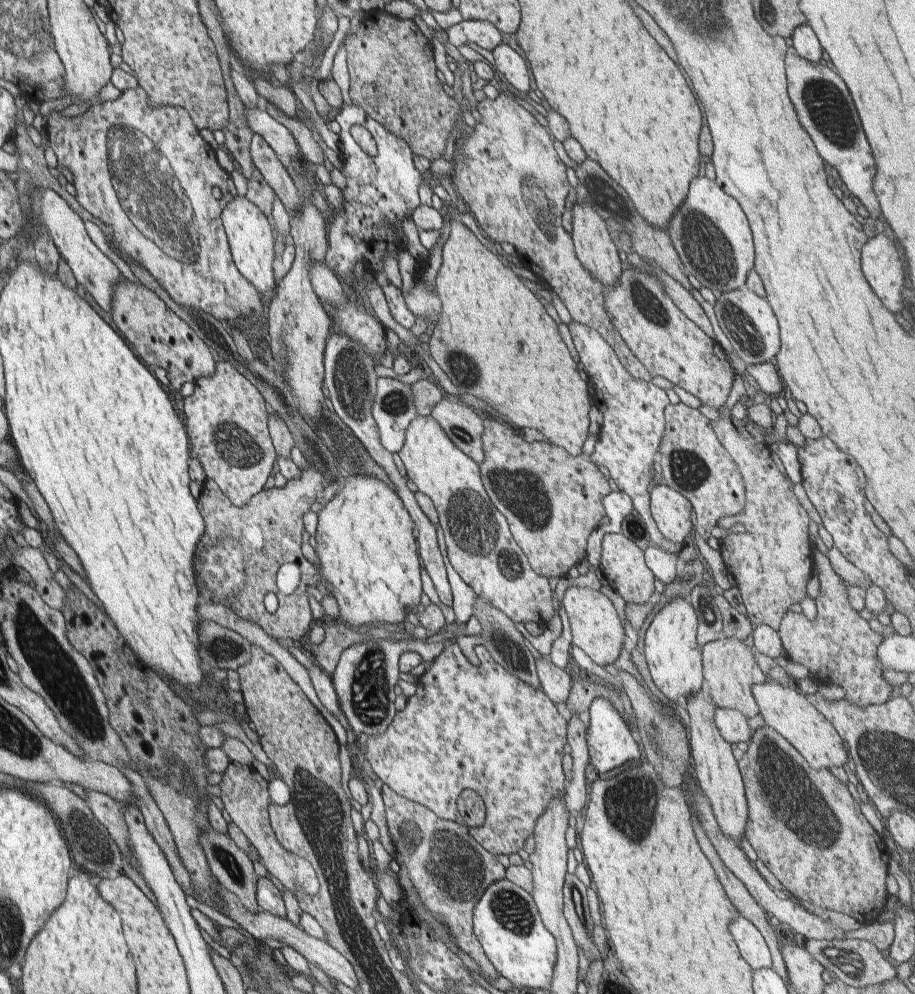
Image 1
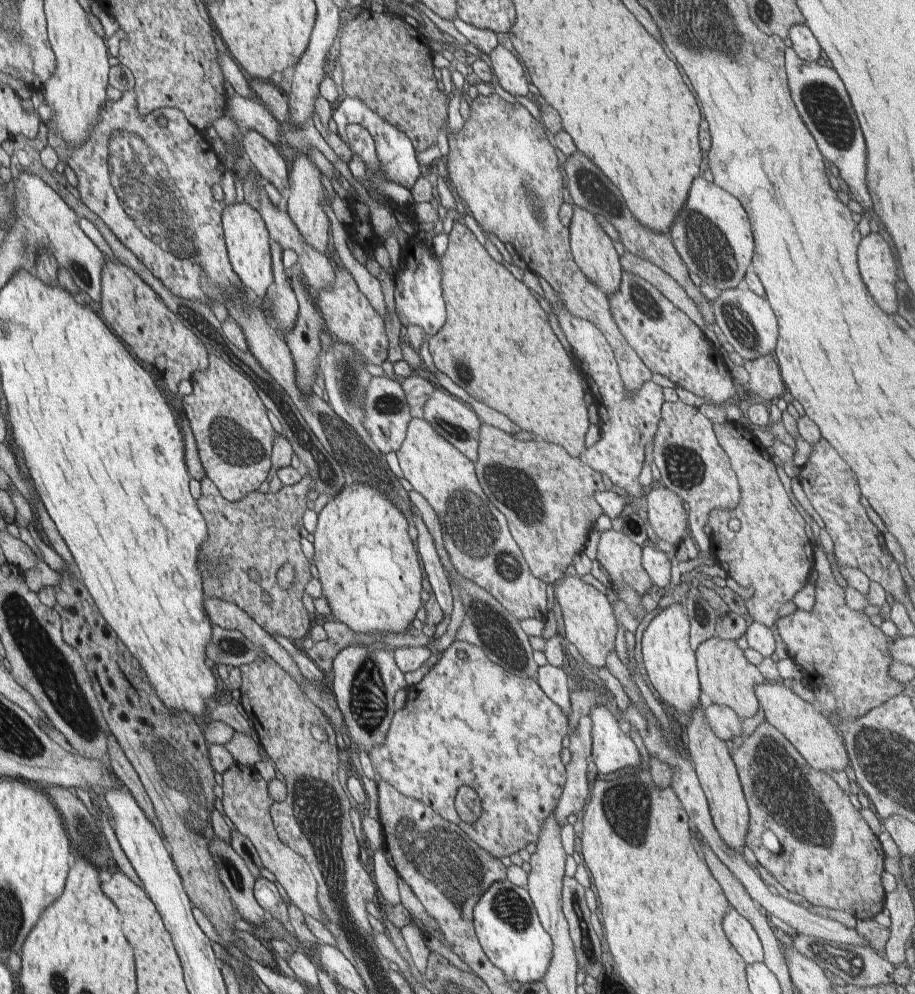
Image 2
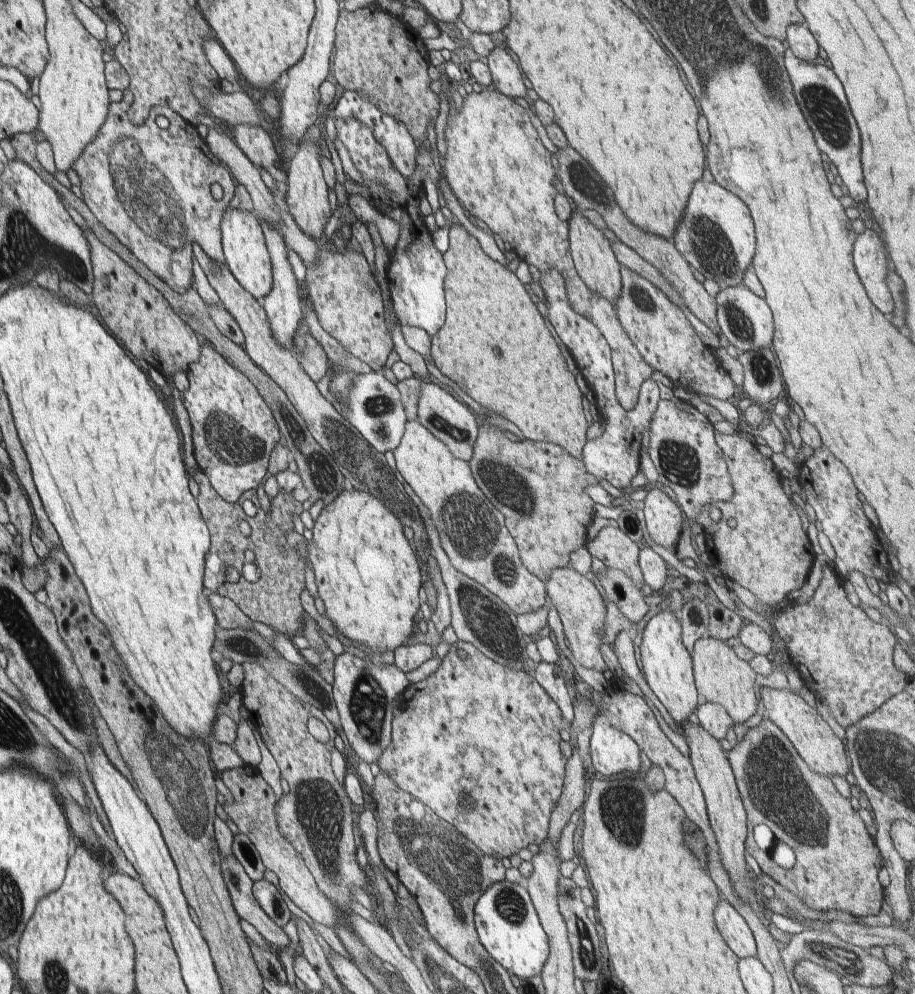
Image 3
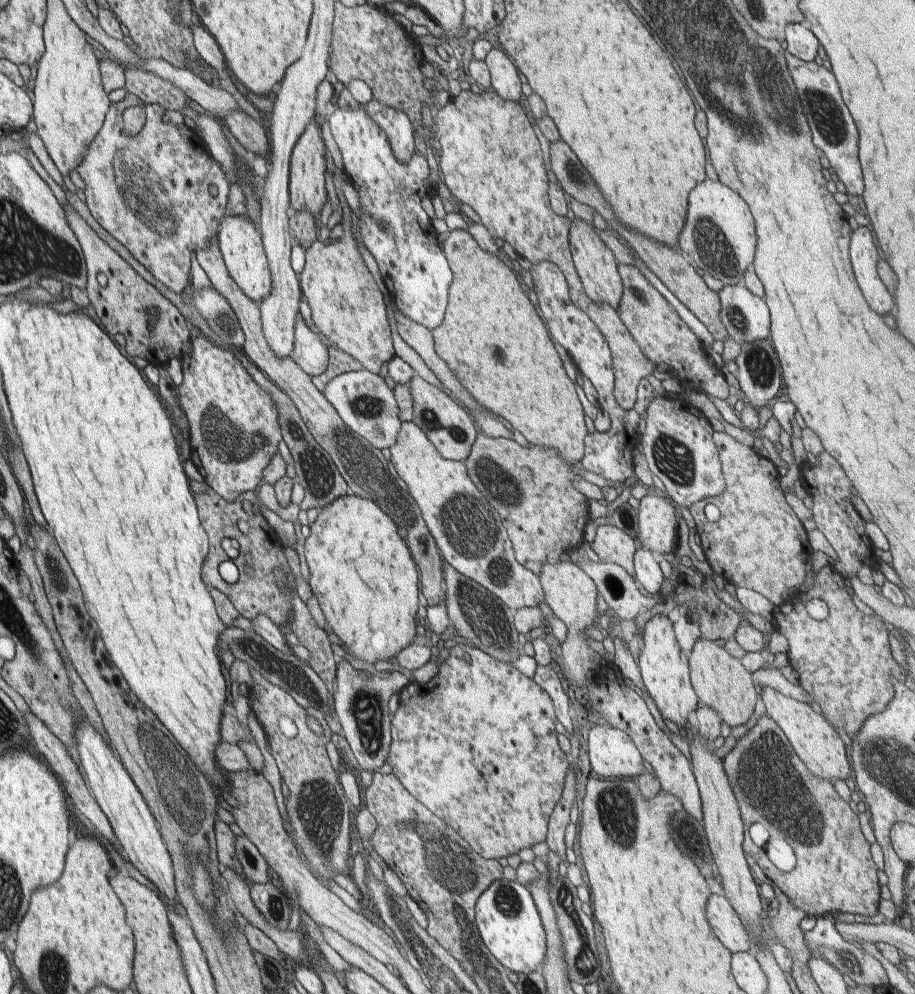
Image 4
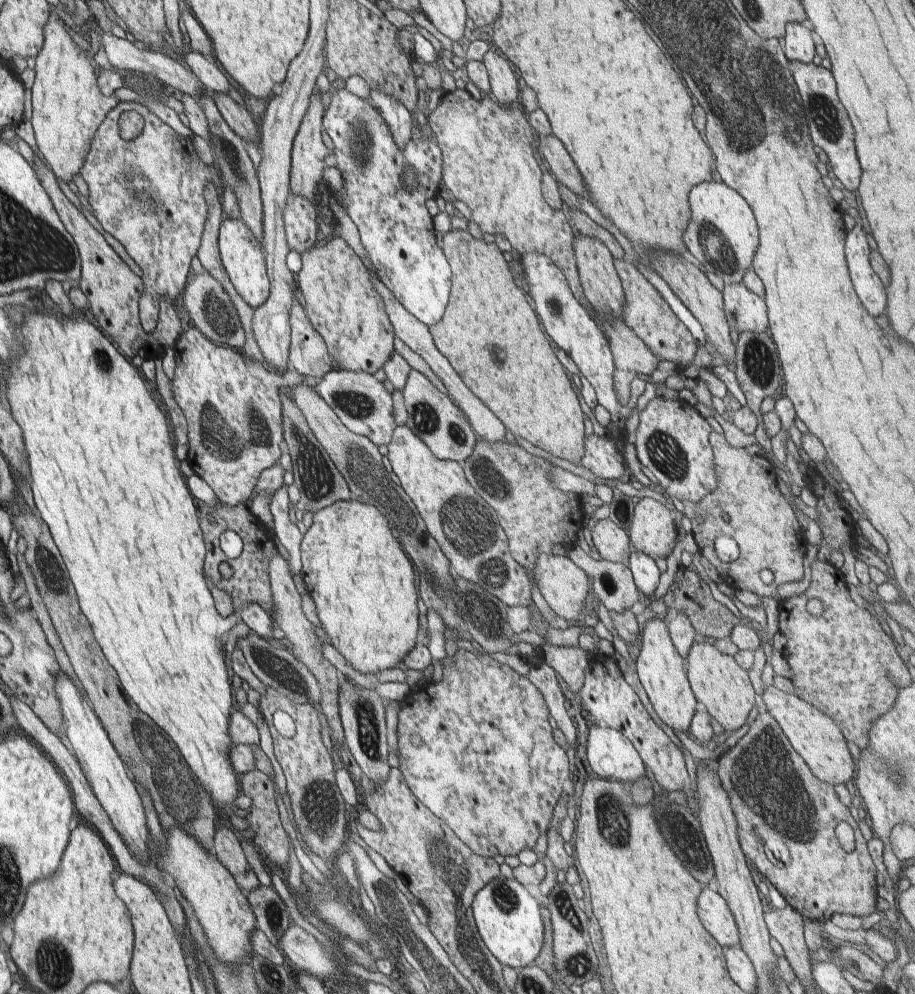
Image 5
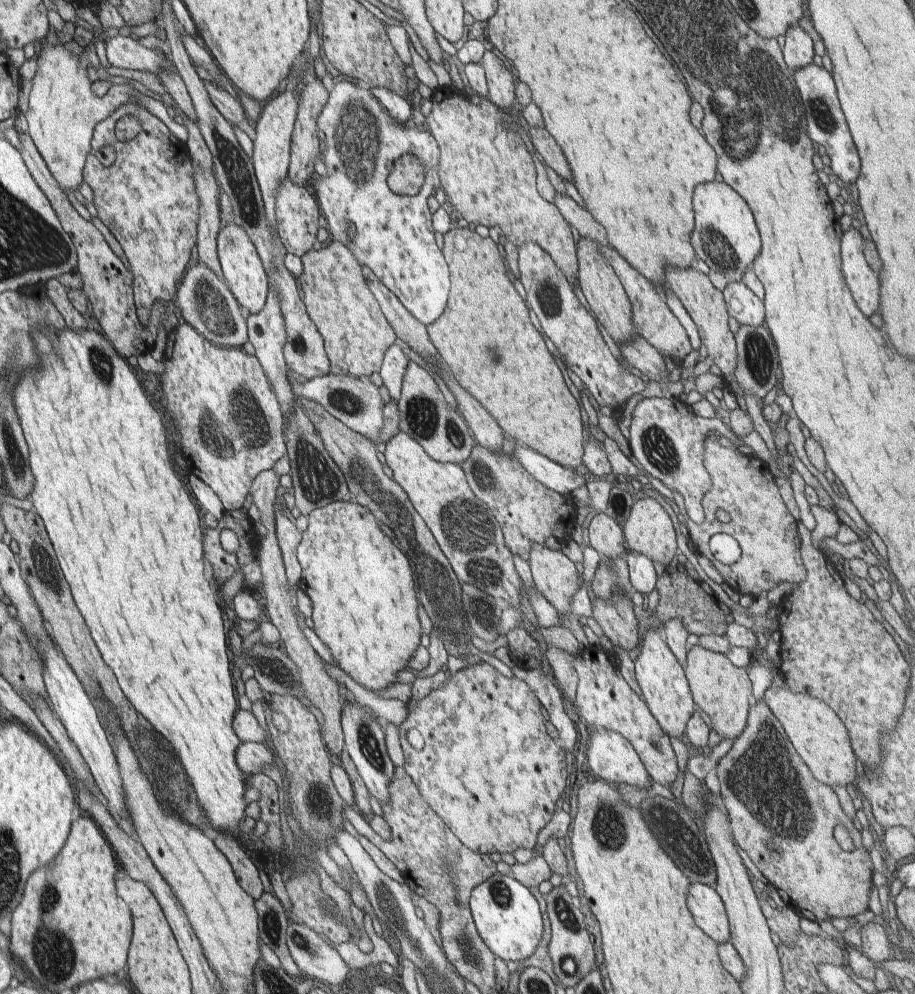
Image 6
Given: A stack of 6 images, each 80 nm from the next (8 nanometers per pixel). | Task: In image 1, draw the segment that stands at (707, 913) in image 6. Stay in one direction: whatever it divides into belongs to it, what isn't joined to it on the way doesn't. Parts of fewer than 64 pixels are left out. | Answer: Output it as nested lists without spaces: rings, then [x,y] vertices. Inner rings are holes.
[[[741,915],[734,917],[728,930],[738,946],[742,959],[752,968],[772,967],[772,956],[762,934]]]

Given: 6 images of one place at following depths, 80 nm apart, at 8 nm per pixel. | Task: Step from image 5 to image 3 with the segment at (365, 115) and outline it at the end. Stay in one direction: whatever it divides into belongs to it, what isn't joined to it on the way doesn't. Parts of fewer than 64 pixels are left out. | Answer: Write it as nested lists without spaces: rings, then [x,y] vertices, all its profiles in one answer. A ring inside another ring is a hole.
[[[334,118],[334,121],[337,138],[344,143],[356,169],[362,174],[362,184],[369,185],[373,191],[373,196],[368,198],[370,204],[382,215],[400,224],[400,239],[391,254],[387,250],[388,283],[396,317],[402,326],[405,324],[420,328],[434,337],[446,319],[444,280],[447,269],[443,254],[435,248],[432,234],[427,231],[419,210],[419,201],[426,196],[423,187],[427,178],[426,170],[417,166],[417,172],[410,179],[404,179],[392,167],[384,148],[376,141],[367,125],[354,118],[346,121]]]

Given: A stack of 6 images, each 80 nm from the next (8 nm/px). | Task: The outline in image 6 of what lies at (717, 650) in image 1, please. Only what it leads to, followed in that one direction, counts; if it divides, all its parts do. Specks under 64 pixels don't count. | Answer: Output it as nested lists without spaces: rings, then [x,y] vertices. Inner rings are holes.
[[[694,645],[687,652],[685,675],[693,694],[696,708],[703,710],[712,720],[712,728],[722,737],[736,738],[747,725],[749,708],[753,701],[753,686],[746,668],[738,668],[724,654],[717,653],[702,645]]]

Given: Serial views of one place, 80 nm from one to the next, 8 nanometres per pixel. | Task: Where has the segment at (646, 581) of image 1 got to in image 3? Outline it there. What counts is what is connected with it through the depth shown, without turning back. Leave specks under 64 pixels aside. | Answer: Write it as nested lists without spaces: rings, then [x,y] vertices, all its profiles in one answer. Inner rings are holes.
[[[606,526],[598,533],[598,536],[592,541],[588,541],[586,545],[591,557],[599,558],[607,568],[618,568],[636,584],[636,588],[641,589],[644,586],[644,578],[638,564],[641,545],[634,543],[620,528],[612,528]]]

